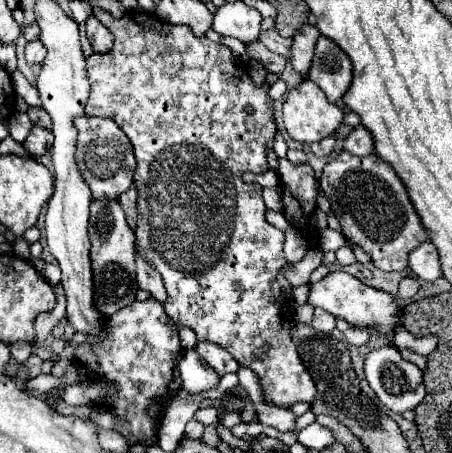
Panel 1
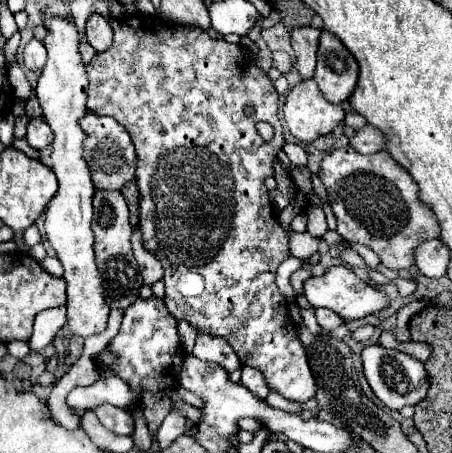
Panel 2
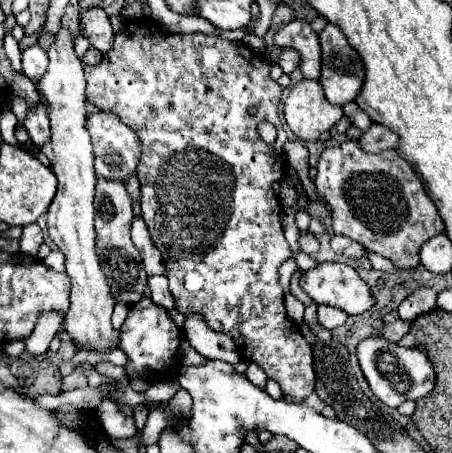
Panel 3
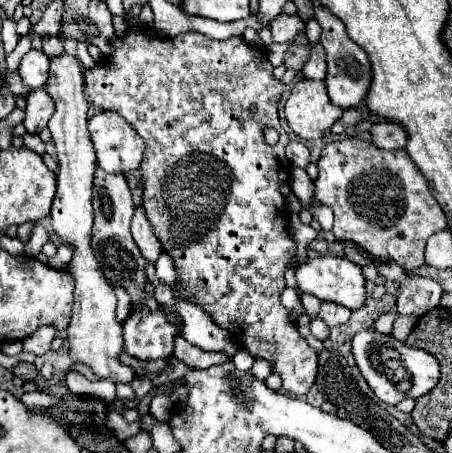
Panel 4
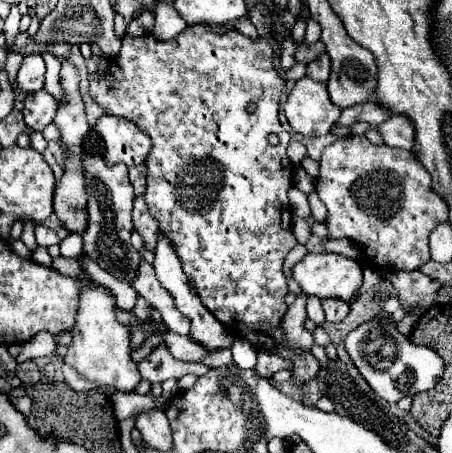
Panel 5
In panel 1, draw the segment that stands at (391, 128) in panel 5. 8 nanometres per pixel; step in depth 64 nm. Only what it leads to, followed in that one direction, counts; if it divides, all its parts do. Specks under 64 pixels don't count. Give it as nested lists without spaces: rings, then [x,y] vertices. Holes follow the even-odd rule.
[[[356,126],[346,138],[344,138],[344,150],[352,152],[356,156],[372,154],[372,136],[364,126]]]

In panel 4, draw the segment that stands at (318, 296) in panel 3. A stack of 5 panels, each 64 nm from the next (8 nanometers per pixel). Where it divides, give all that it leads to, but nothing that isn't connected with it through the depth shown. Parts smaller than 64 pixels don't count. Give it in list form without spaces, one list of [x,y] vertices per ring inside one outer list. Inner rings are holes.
[[[334,256],[314,258],[308,264],[296,268],[296,280],[298,280],[298,290],[316,296],[322,302],[334,302],[350,310],[360,310],[368,298],[362,268],[346,258],[334,258]]]

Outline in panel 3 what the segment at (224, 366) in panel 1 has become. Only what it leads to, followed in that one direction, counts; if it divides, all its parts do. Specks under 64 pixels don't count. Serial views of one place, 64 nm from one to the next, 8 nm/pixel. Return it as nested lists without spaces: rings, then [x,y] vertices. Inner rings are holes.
[[[188,316],[184,326],[186,338],[190,346],[206,360],[224,360],[232,366],[240,362],[240,350],[232,342],[230,336],[224,336],[220,332],[212,332],[206,328],[204,318],[200,316]]]

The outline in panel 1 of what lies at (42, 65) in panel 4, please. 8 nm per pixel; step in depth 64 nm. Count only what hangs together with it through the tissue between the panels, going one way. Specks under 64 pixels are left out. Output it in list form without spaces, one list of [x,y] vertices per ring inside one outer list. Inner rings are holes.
[[[32,40],[26,44],[26,60],[30,64],[42,64],[46,56],[46,48],[44,44],[40,44],[40,40]]]

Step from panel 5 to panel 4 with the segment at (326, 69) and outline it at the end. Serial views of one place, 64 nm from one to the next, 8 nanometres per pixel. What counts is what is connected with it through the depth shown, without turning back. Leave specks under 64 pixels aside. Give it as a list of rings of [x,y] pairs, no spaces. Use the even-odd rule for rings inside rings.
[[[320,42],[308,44],[308,46],[310,46],[310,56],[302,68],[302,74],[304,74],[304,78],[310,78],[310,80],[324,80],[324,72],[326,72],[324,48]]]

